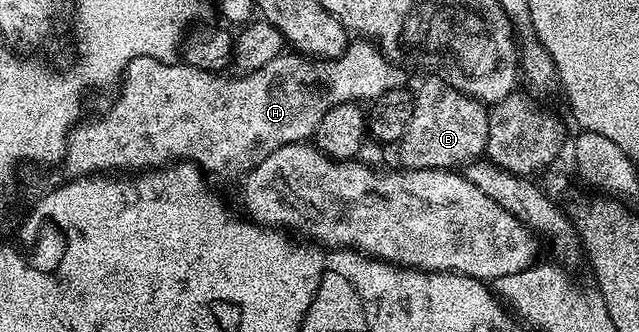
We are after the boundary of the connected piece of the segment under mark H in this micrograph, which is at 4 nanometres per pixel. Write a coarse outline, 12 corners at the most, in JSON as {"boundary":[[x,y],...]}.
{"boundary":[[372,40],[234,78],[130,60],[68,176],[239,179],[405,85]]}

